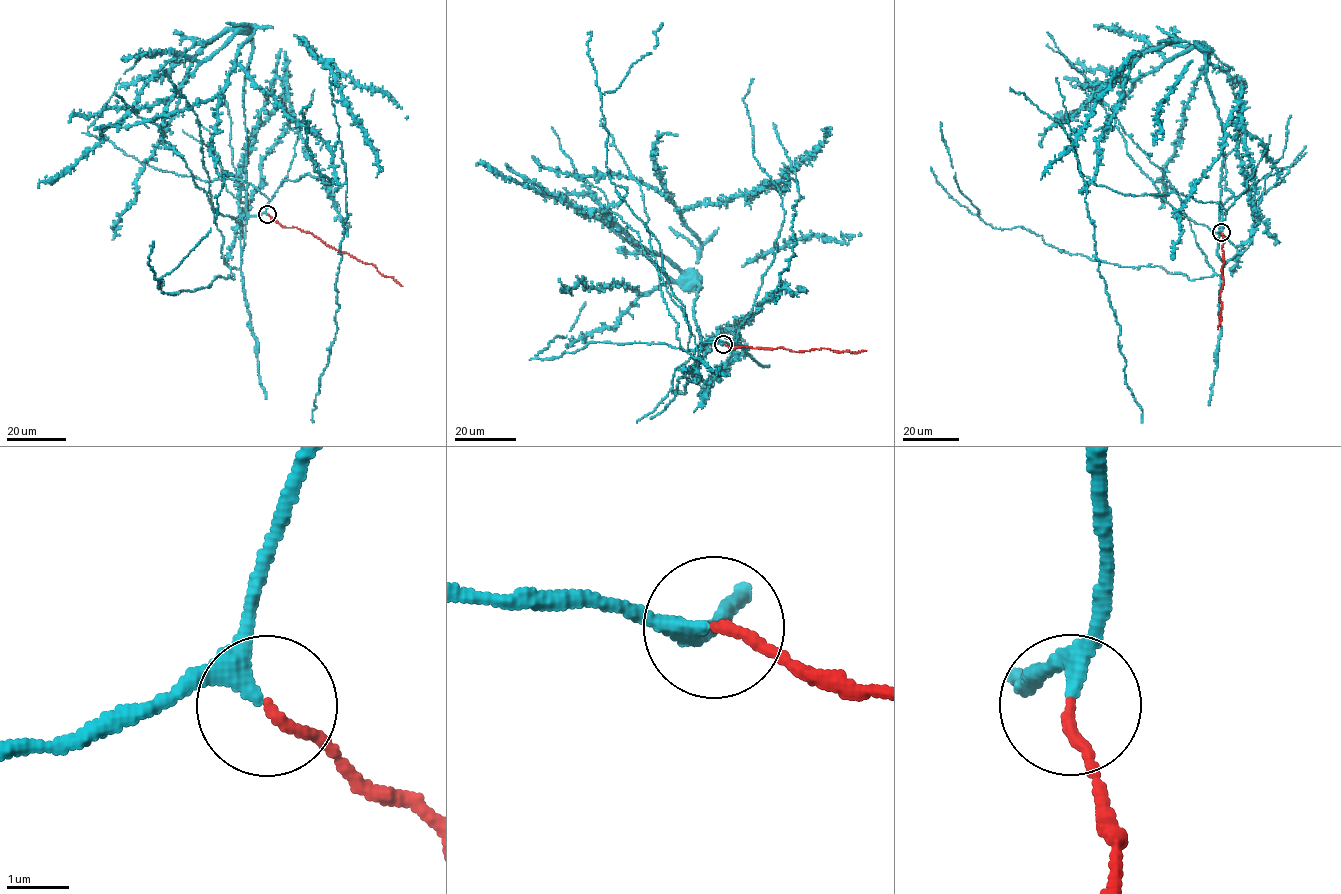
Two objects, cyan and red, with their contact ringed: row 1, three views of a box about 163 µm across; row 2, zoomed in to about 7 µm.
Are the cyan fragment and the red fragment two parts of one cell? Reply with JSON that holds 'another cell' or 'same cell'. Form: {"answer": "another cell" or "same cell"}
{"answer": "same cell"}

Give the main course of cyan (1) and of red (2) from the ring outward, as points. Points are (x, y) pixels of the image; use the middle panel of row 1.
1: (723, 344), (701, 344), (698, 359), (679, 344), (633, 178), (685, 210), (797, 182), (795, 255), (775, 304)
2: (723, 344), (730, 347), (780, 347), (800, 351), (821, 348), (840, 353), (866, 351)

